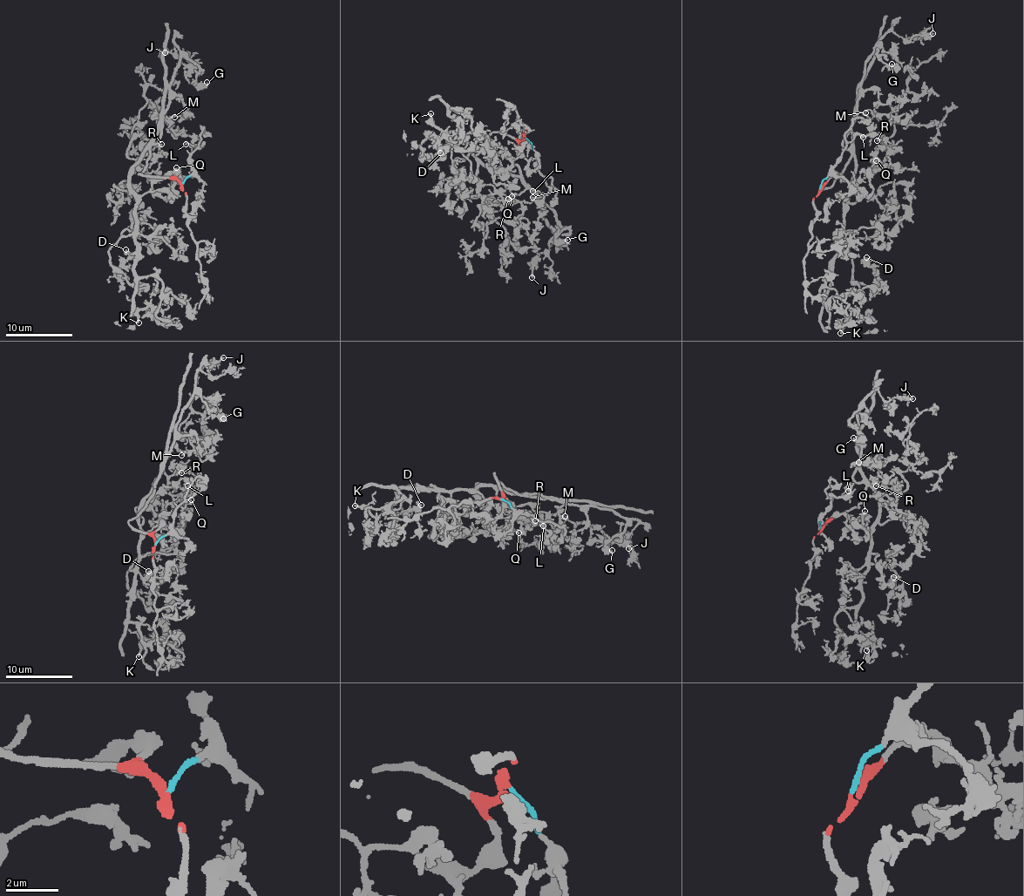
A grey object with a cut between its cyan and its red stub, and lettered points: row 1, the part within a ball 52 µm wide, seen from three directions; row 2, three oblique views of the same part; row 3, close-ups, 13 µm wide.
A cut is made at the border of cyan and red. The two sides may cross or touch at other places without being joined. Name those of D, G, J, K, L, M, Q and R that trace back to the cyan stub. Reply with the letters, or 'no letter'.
L

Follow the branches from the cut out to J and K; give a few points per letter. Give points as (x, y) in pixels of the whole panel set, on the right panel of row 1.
J: (820, 189), (841, 173), (851, 156), (857, 86), (878, 40), (888, 31), (903, 38), (933, 34)
K: (820, 189), (840, 175), (864, 195), (848, 195), (840, 253), (824, 291), (853, 295), (860, 307), (840, 333)

